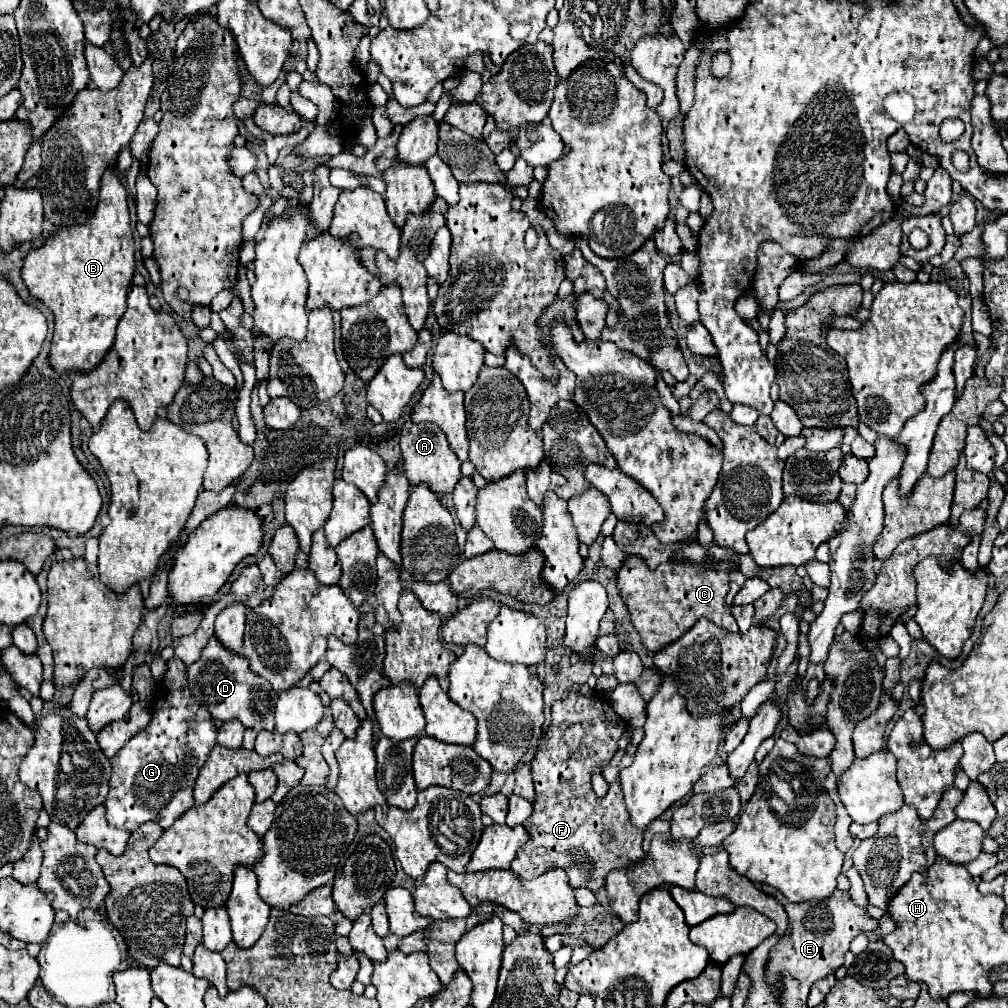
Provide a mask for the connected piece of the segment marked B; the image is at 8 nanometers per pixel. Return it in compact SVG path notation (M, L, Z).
M109 168L101 182L101 198L93 218L85 226L61 228L53 234L41 248L35 248L27 254L25 264L21 268L21 276L25 286L29 288L31 298L43 302L55 316L55 332L49 350L49 366L57 374L67 372L91 372L101 364L109 348L113 346L117 324L127 308L127 290L133 280L135 272L135 258L133 258L133 236L129 224L129 210L127 210L127 192L117 172Z

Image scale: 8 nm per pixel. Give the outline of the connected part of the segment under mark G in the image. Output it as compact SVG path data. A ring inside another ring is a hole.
M171 658L167 662L167 666L169 666L167 674L161 682L161 686L157 688L157 694L153 700L155 714L153 714L151 724L145 730L141 730L139 734L135 734L125 744L125 748L121 748L121 752L111 760L113 774L109 780L109 794L107 794L103 806L107 808L109 824L113 824L115 828L129 830L129 832L135 832L145 822L157 822L163 830L167 830L179 816L183 816L193 806L195 780L197 780L199 770L205 764L211 748L215 746L215 738L217 738L217 728L215 728L213 716L209 714L209 710L201 708L201 704L197 704L197 700L193 700L193 694L189 692L185 662L179 658Z

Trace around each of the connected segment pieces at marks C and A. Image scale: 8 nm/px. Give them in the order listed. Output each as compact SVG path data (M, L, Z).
M633 556L627 558L623 568L617 572L617 586L623 602L629 608L631 622L649 652L659 652L669 642L673 644L673 640L681 638L699 618L709 618L729 632L739 632L739 626L731 614L731 606L725 602L729 592L729 576L725 572L675 562L667 562L657 566L657 570L649 570L639 556Z
M411 420L403 424L401 430L401 452L403 468L411 486L427 484L435 494L453 492L455 484L461 480L461 462L449 450L445 434L435 424L413 424Z

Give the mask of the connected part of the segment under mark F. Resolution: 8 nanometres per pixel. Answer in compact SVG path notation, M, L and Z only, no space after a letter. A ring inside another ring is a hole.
M571 692L565 700L555 702L551 712L553 722L531 760L537 800L533 804L533 814L523 824L529 832L529 842L519 848L511 870L531 880L547 870L563 868L573 888L597 892L611 870L629 868L643 860L643 832L629 822L619 780L613 782L605 798L597 798L591 788L591 768L611 762L627 724L613 712L611 704L597 694L587 698L579 692ZM605 830L613 836L607 844L601 842Z

